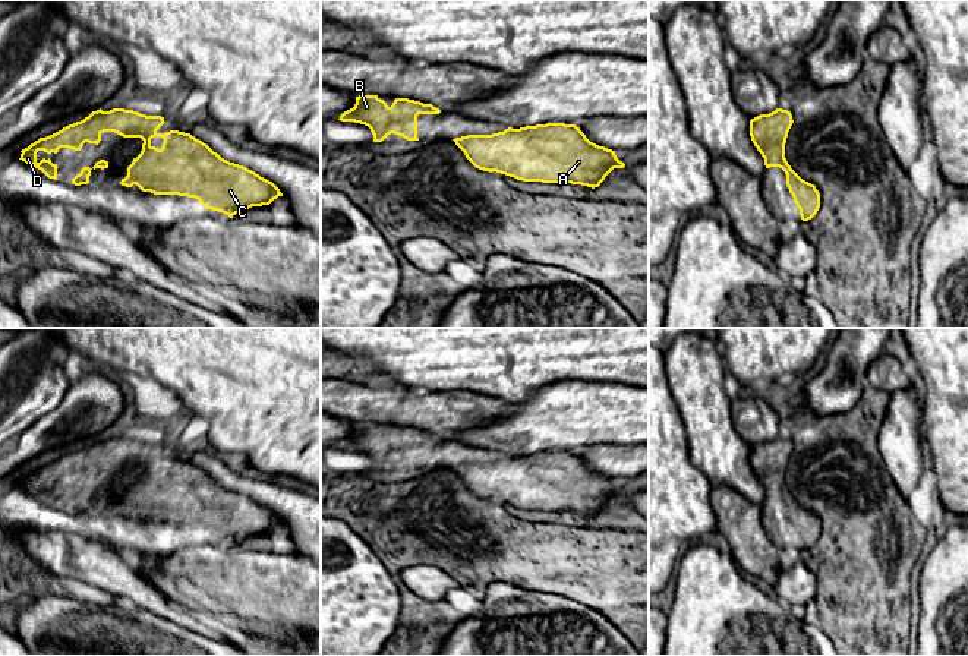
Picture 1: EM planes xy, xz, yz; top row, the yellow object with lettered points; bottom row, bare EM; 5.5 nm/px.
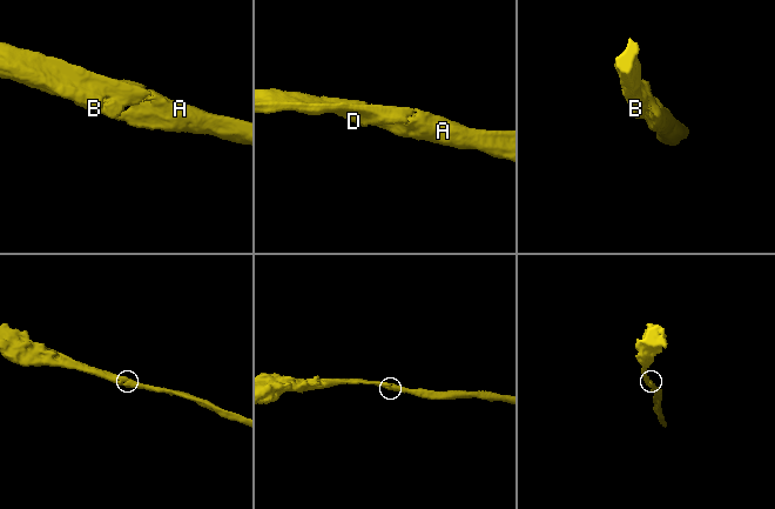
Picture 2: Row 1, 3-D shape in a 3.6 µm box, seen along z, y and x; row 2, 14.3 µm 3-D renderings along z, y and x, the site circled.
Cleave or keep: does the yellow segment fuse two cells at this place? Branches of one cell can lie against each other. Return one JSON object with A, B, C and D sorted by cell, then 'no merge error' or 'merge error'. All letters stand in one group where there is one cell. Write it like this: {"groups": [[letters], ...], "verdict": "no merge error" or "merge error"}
{"groups": [["A", "B", "C", "D"]], "verdict": "no merge error"}

